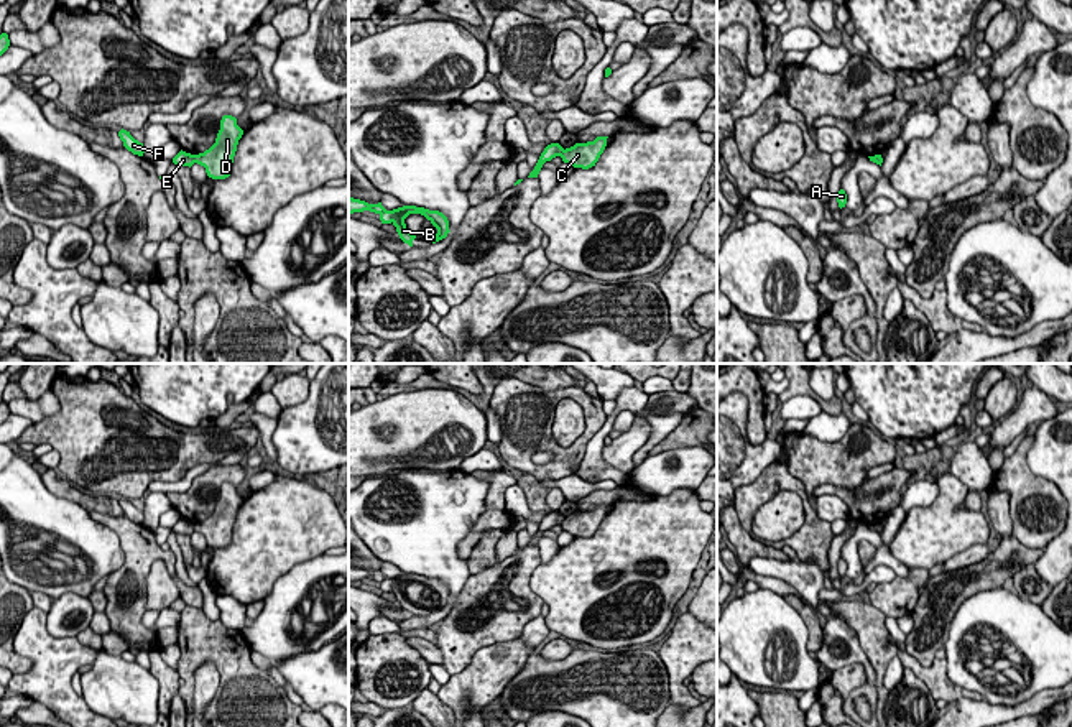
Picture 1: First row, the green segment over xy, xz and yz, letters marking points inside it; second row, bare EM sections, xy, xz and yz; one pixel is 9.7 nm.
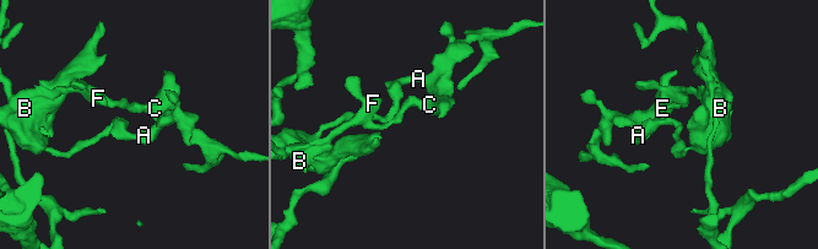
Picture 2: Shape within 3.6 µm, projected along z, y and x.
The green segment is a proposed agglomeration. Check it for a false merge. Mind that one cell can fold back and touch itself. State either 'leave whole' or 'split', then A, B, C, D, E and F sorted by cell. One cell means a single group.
split | A B C D / E F

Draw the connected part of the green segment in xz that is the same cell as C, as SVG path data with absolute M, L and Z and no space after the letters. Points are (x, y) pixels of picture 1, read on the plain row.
M597 505L594 510L575 512L574 515L566 516L561 526L564 531L574 536L589 538L595 535L600 523L603 521L607 507L608 505Z

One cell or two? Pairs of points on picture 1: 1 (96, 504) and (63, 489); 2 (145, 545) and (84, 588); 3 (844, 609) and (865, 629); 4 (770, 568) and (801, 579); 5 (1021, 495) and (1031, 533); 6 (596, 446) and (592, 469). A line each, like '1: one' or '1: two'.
1: one
2: two
3: one
4: one
5: one
6: one

